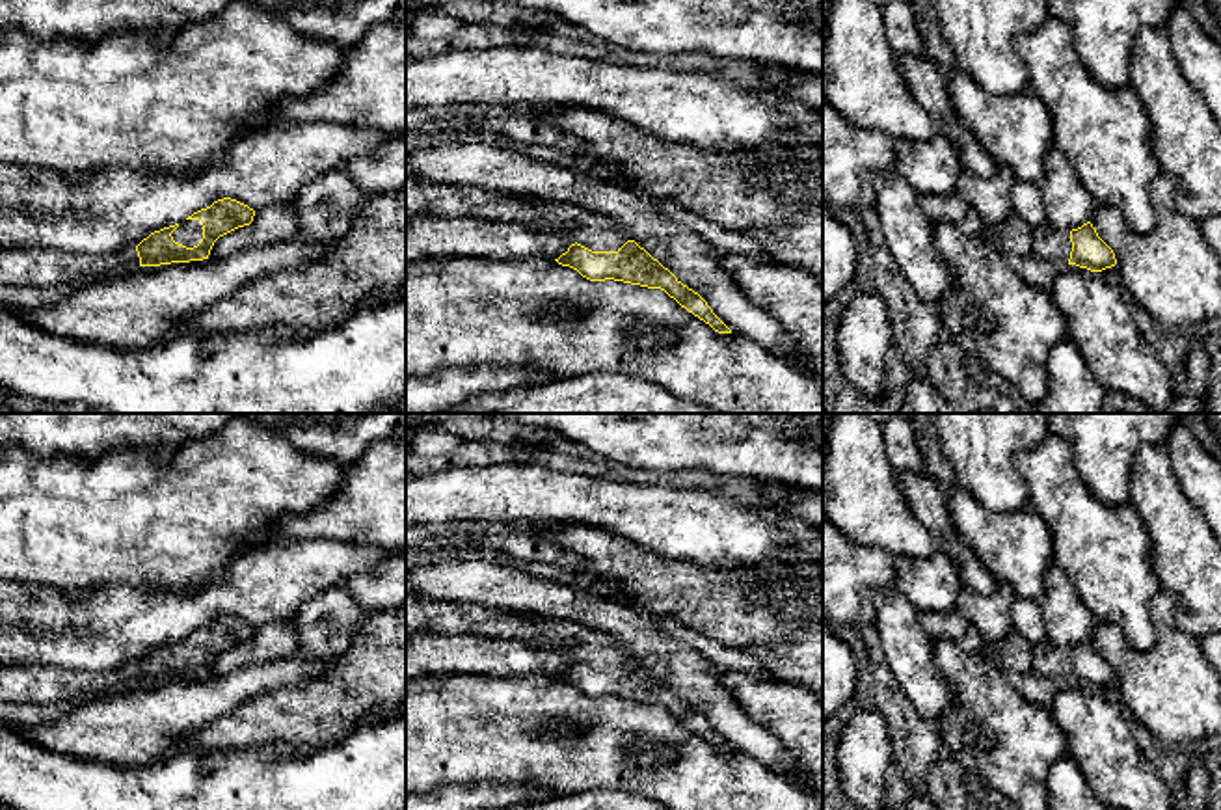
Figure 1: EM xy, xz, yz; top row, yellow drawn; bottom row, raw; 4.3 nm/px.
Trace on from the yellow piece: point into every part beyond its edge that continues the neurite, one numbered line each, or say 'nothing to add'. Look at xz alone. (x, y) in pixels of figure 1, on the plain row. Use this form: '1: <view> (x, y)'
1: xz (423, 615)

